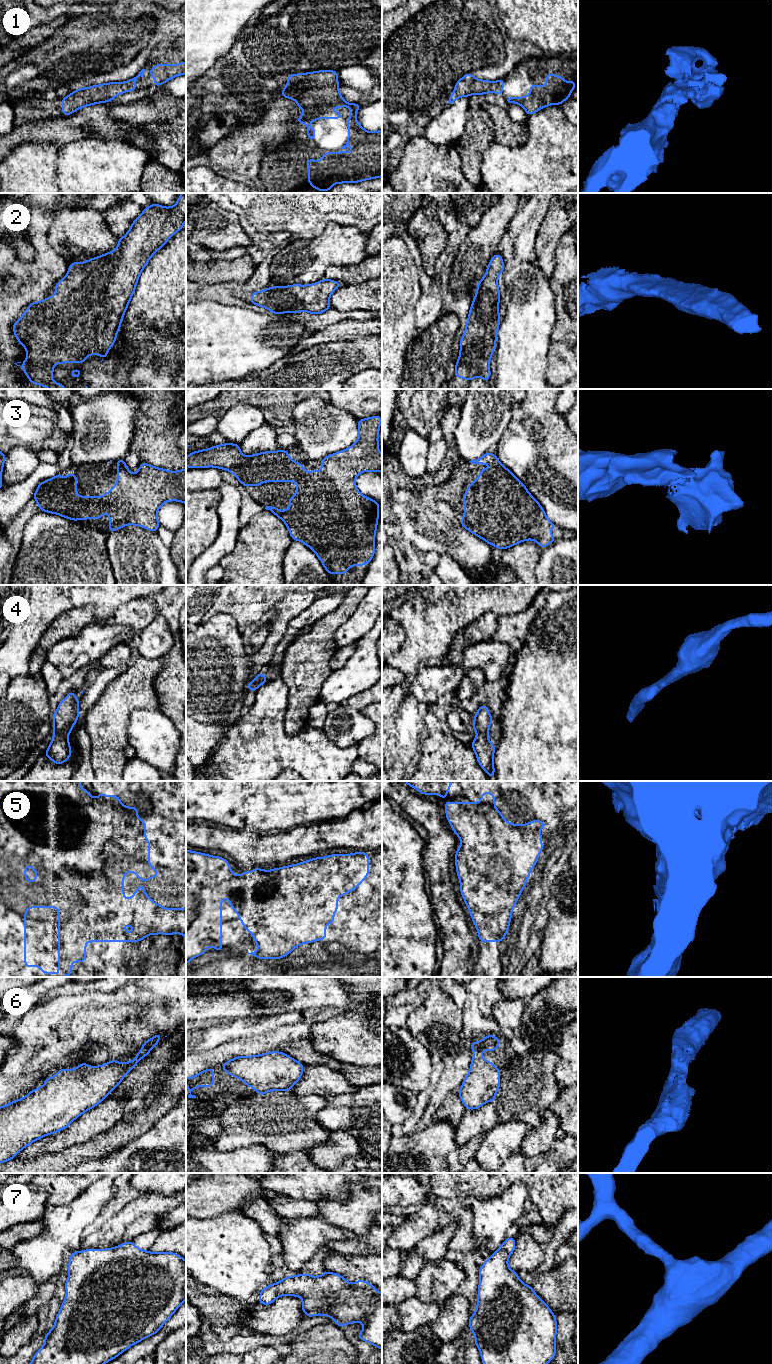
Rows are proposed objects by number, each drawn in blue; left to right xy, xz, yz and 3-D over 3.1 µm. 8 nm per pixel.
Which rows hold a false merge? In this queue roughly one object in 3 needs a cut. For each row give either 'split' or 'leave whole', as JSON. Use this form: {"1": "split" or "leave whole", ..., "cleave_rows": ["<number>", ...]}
{"1": "leave whole", "2": "leave whole", "3": "leave whole", "4": "leave whole", "5": "leave whole", "6": "leave whole", "7": "leave whole", "cleave_rows": []}

